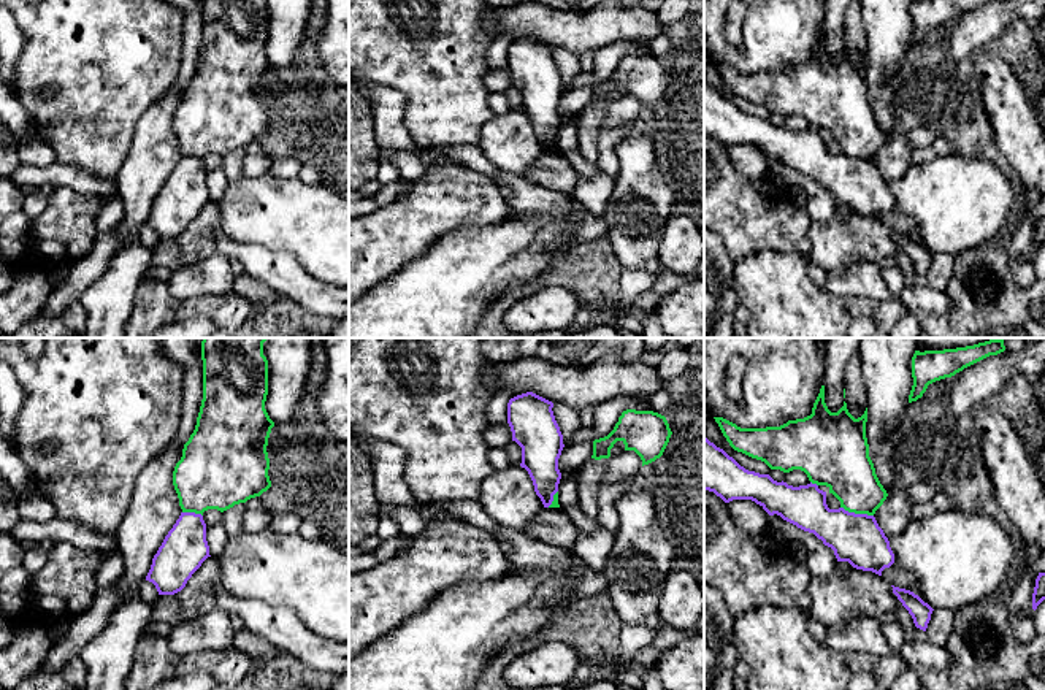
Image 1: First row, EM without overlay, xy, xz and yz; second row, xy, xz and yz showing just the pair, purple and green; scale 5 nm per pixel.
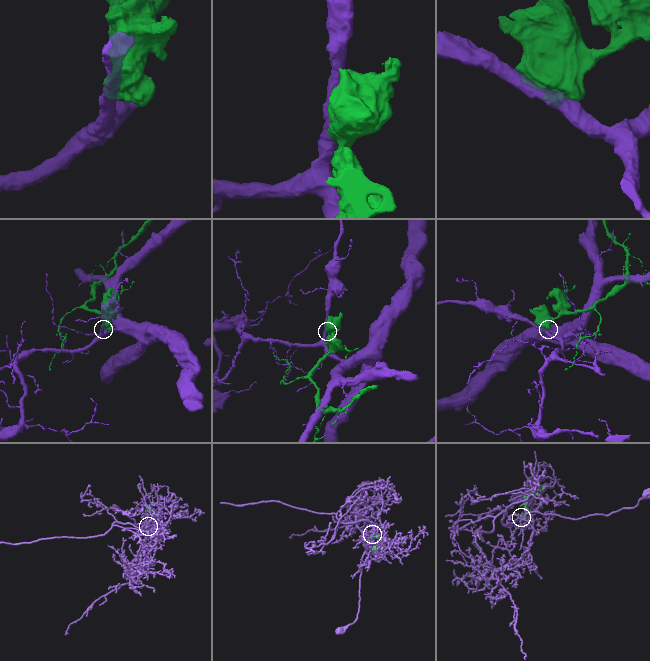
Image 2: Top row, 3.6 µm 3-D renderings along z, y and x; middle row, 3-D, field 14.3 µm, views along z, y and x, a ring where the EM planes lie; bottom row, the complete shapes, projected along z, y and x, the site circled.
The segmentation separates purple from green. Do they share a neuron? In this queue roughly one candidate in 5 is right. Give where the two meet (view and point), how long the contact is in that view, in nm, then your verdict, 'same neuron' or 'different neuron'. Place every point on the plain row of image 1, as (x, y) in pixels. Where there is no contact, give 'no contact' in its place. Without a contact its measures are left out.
yz (857, 159) | 180 nm | different neuron

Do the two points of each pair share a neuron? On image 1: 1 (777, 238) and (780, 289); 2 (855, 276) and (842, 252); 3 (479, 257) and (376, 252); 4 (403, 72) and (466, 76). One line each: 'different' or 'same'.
1: different
2: different
3: different
4: same

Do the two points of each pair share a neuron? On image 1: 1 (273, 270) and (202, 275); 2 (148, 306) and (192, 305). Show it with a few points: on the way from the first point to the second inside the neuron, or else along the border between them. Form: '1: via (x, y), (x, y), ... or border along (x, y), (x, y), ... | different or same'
1: border along (192, 260), (211, 254), (222, 254), (230, 260) | different
2: via (159, 306), (181, 306) | same

